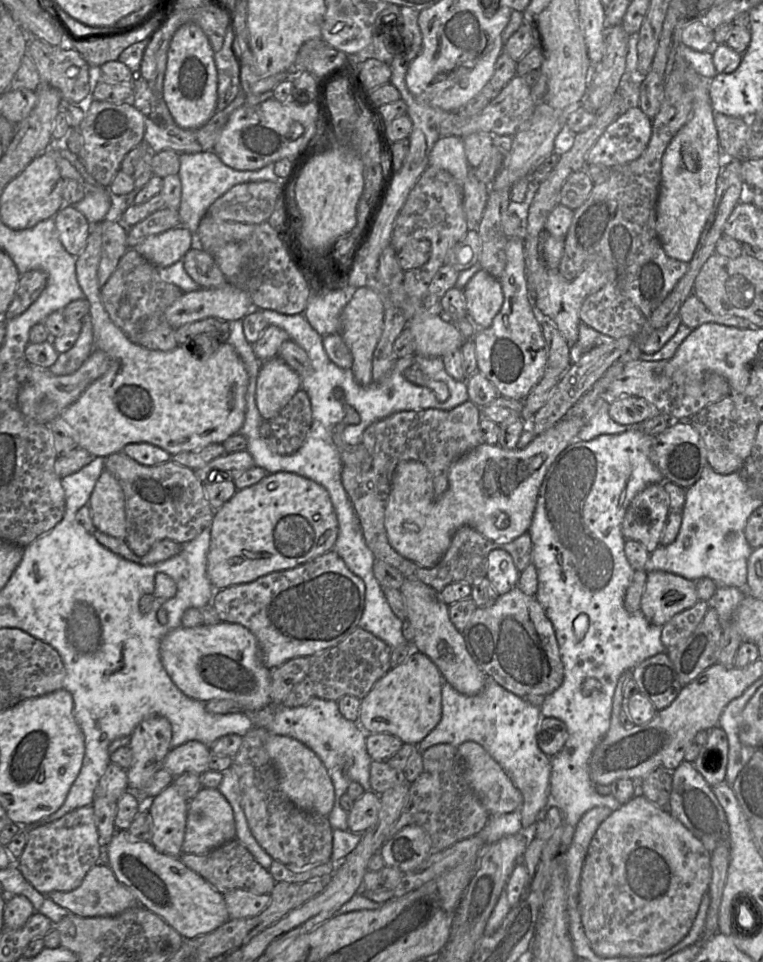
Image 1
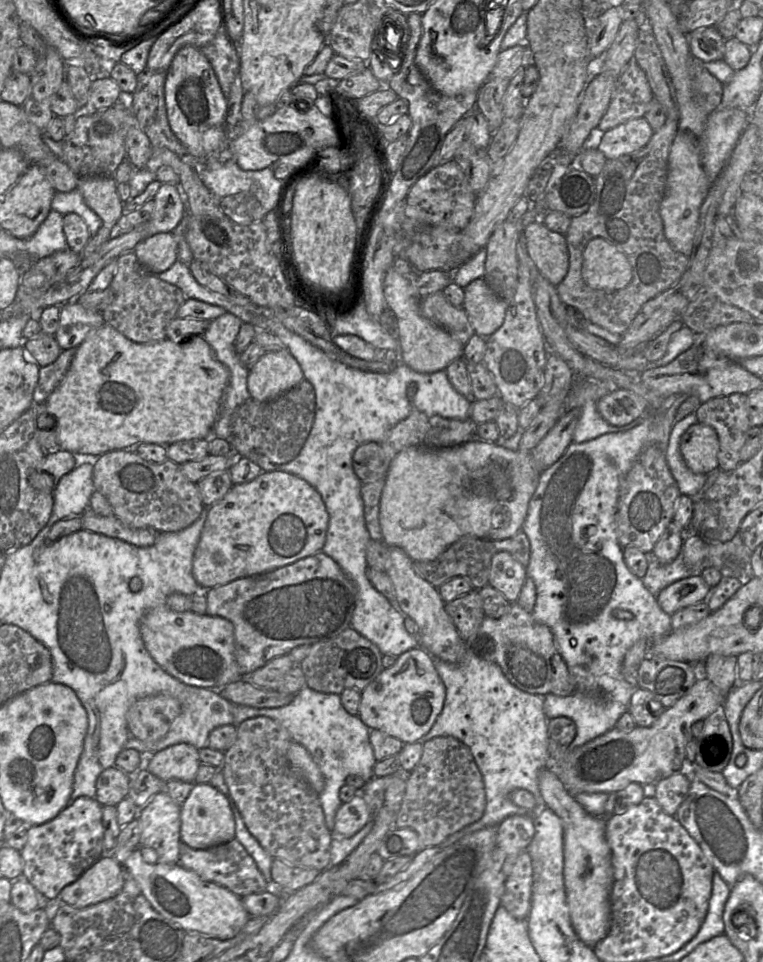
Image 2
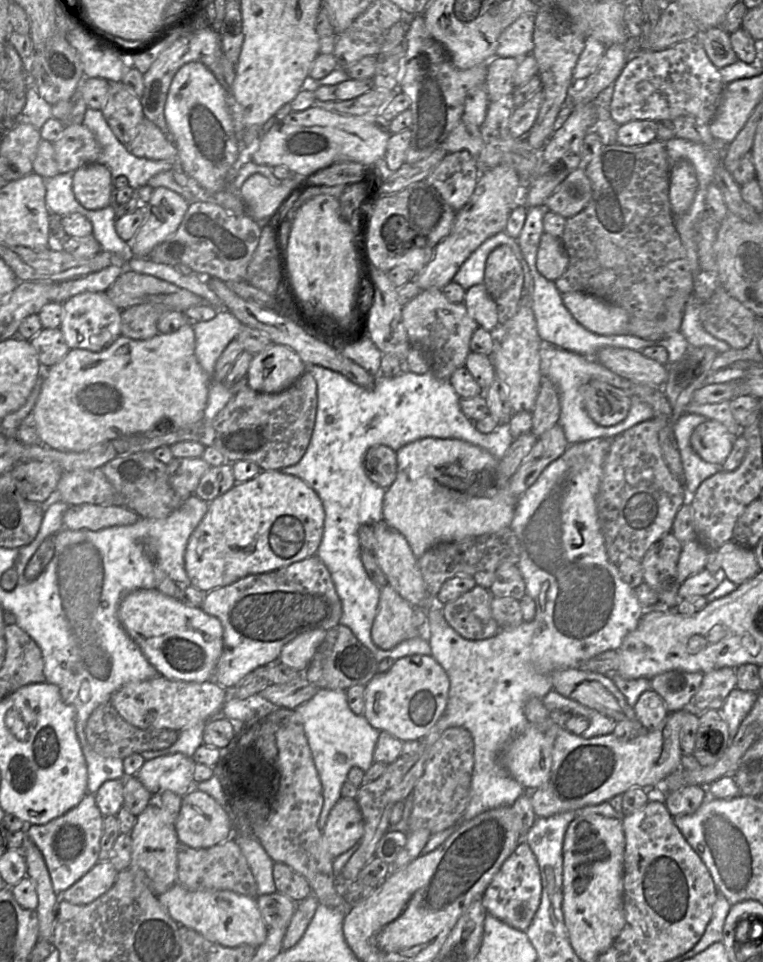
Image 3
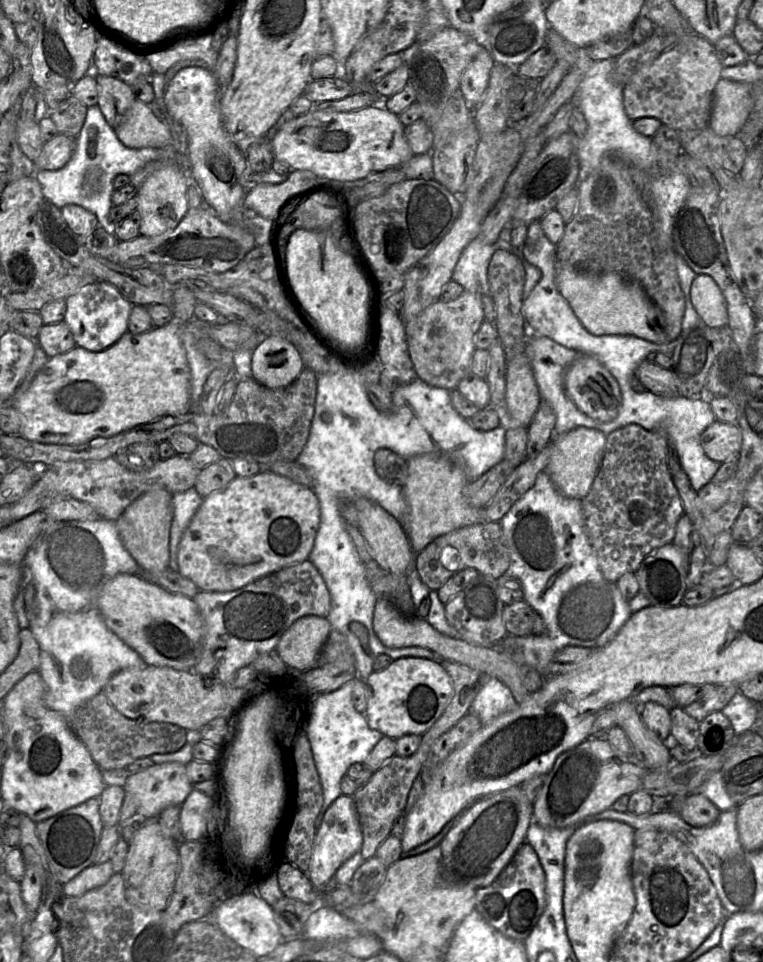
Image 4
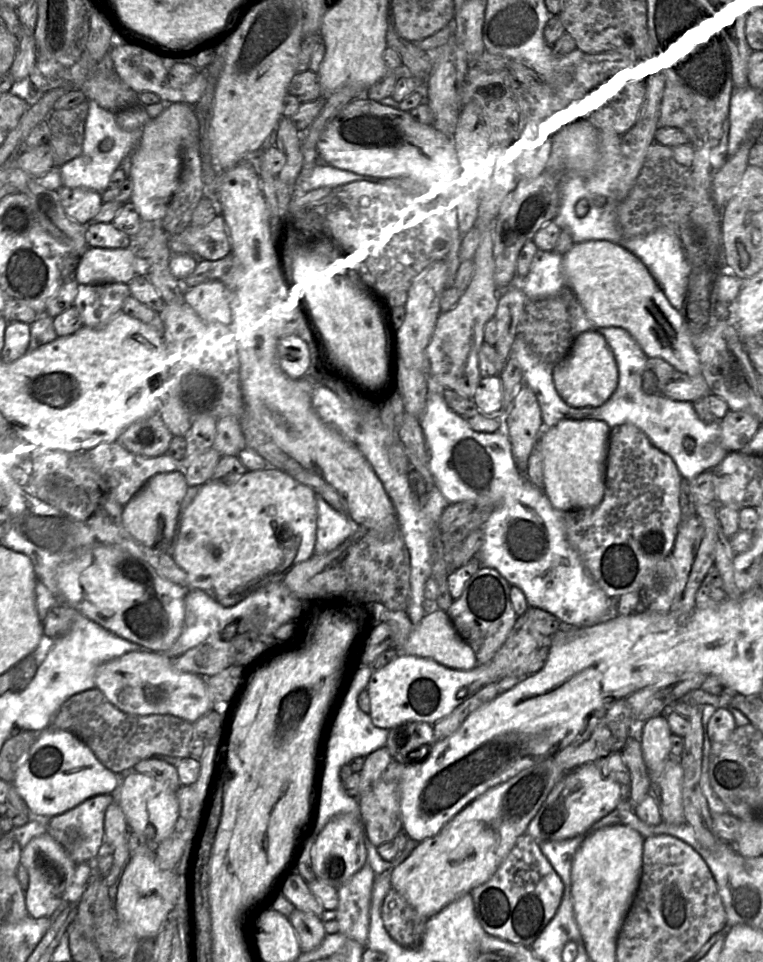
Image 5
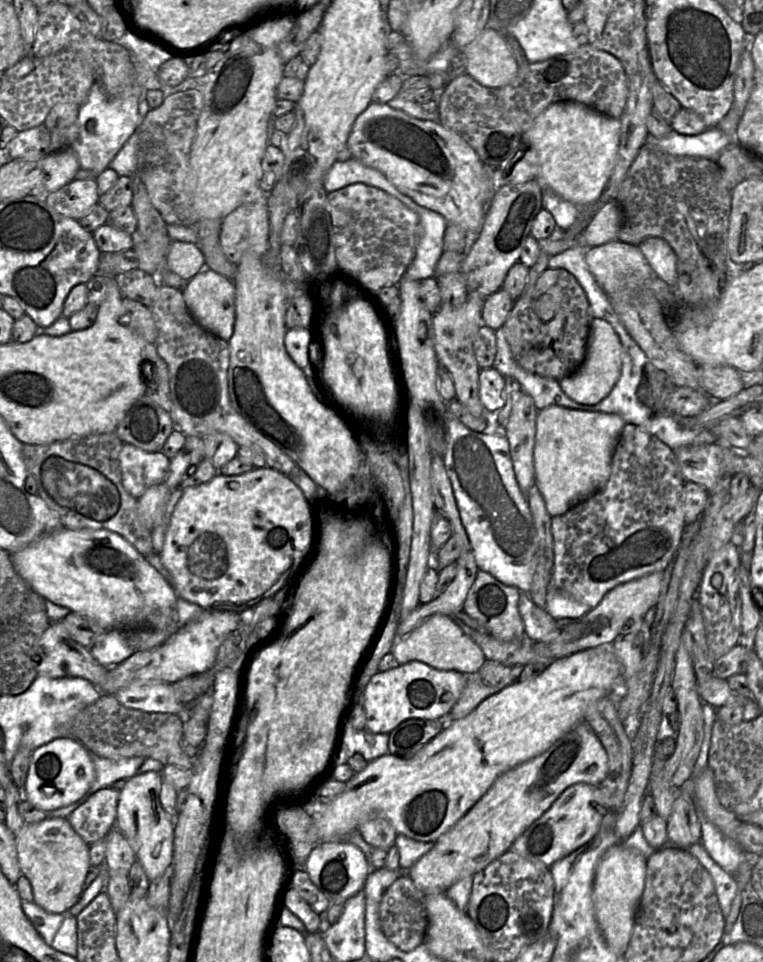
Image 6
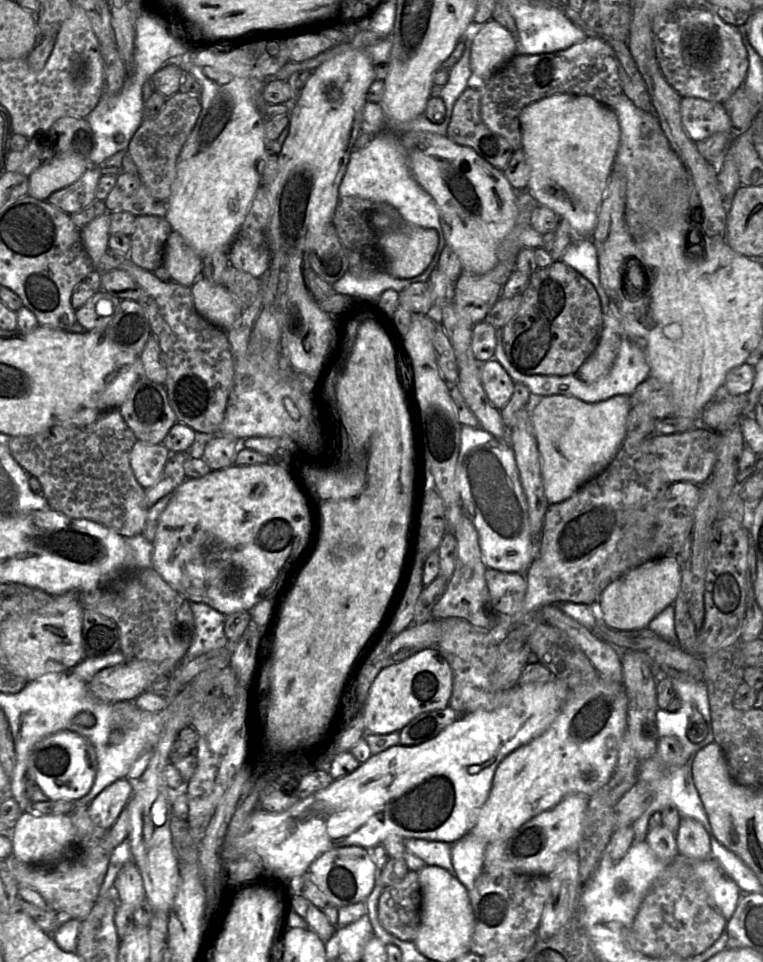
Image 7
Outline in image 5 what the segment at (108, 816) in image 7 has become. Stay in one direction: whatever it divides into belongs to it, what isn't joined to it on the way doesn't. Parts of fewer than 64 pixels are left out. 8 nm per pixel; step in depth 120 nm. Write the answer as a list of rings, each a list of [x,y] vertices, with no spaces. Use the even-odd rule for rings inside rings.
[[[111,794],[91,797],[65,813],[51,817],[47,823],[46,832],[63,846],[77,865],[92,862],[104,843],[105,812],[114,801]]]

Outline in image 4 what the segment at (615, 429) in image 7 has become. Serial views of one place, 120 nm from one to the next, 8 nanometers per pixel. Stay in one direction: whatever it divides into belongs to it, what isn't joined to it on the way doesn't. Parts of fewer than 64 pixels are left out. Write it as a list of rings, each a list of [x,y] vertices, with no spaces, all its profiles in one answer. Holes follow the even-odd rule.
[[[578,427],[551,441],[552,453],[545,471],[556,489],[569,498],[583,500],[591,489],[603,457],[607,435],[603,432]]]

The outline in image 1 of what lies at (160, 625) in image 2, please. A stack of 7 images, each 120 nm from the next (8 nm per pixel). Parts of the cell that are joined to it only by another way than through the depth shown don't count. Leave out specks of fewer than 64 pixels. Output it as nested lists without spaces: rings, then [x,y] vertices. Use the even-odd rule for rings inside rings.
[[[219,622],[194,628],[179,627],[168,633],[160,644],[162,665],[173,683],[190,698],[207,702],[212,699],[231,699],[238,702],[246,713],[257,712],[271,703],[270,669],[262,662],[256,637],[244,626]]]

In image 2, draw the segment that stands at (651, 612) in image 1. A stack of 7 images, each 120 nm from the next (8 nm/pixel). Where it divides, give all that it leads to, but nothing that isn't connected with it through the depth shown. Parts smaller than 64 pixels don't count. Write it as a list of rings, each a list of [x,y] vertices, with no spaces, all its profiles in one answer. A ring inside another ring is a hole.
[[[701,574],[692,575],[673,582],[656,595],[660,608],[668,615],[678,610],[706,601],[712,588],[705,582]]]

